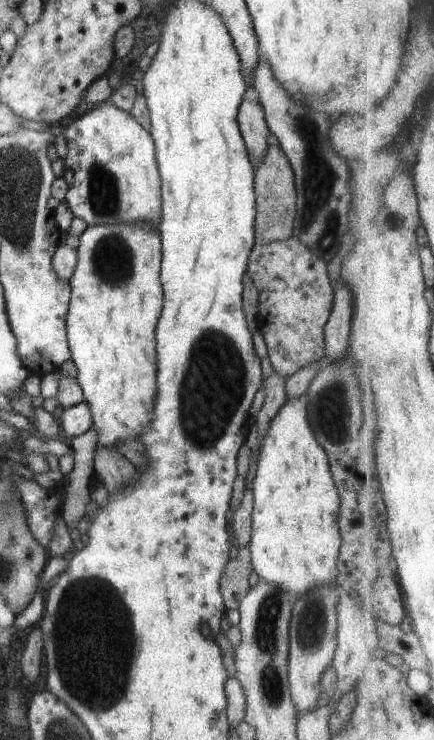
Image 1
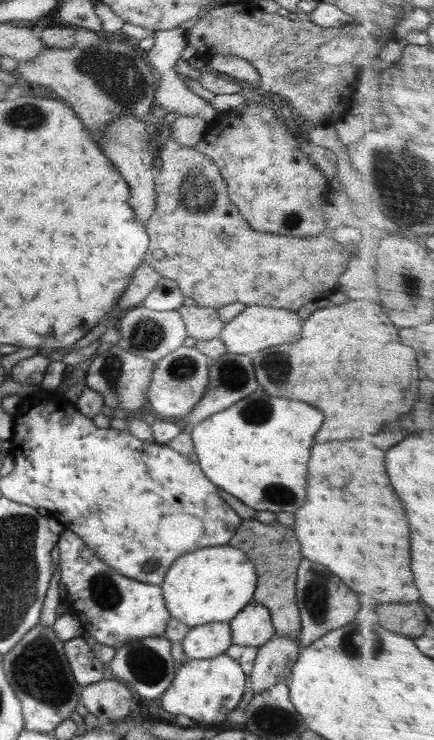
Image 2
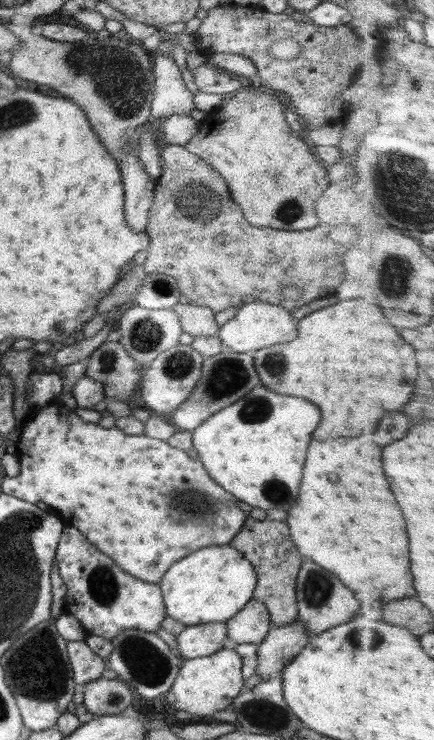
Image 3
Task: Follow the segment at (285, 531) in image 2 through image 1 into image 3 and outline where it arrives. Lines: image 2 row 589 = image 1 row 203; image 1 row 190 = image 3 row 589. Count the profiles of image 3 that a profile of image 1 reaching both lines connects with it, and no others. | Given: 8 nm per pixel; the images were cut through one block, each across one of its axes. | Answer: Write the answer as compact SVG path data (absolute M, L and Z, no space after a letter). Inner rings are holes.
M248 516L240 532L230 541L230 546L239 550L254 567L257 583L253 598L264 603L272 625L288 626L295 622L298 619L296 583L304 560L292 542L288 523L268 518L256 520Z

